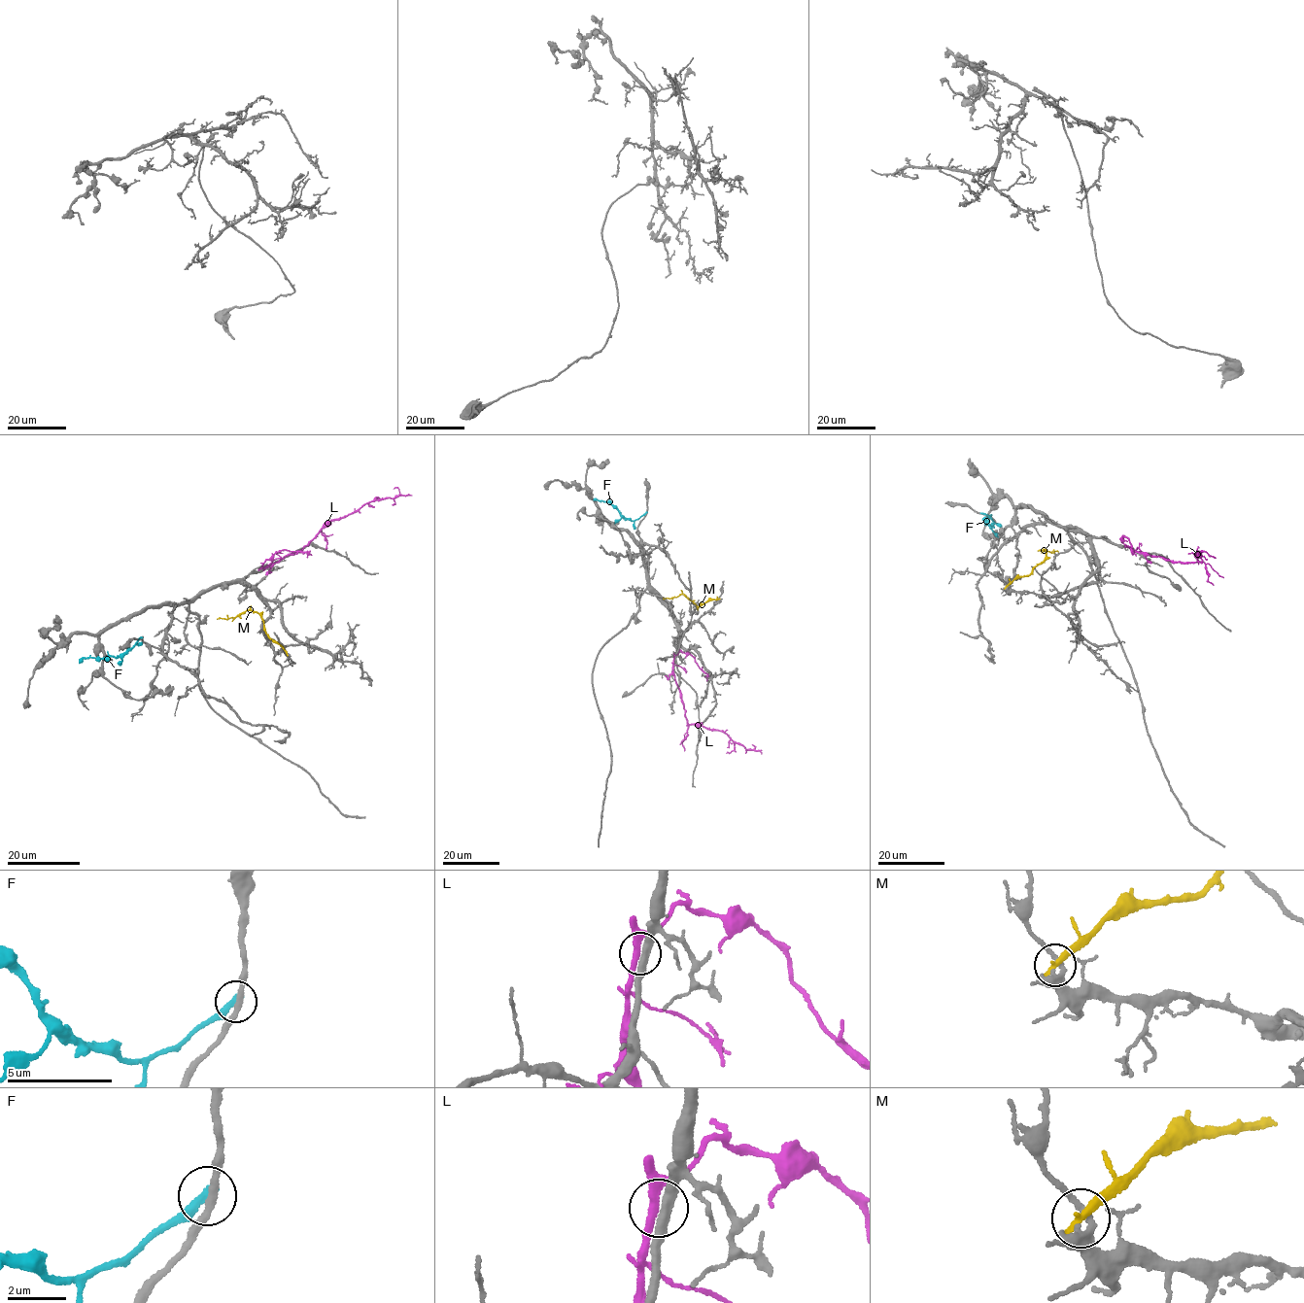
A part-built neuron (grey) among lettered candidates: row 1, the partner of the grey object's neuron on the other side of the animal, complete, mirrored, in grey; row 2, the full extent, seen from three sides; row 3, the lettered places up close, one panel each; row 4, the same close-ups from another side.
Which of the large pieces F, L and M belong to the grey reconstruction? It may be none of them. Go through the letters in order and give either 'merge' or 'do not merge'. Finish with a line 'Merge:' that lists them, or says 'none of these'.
F: do not merge
L: do not merge
M: do not merge
Merge: none of these

